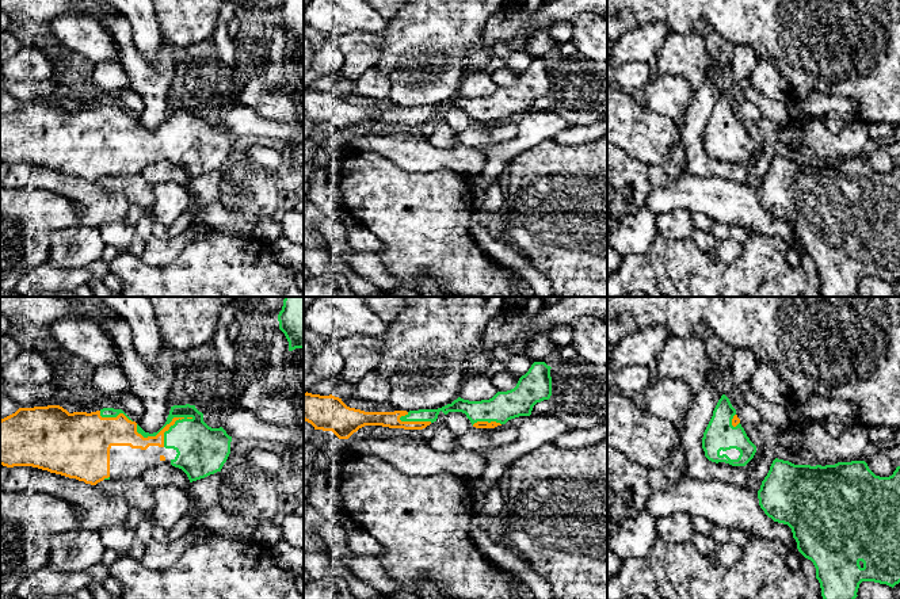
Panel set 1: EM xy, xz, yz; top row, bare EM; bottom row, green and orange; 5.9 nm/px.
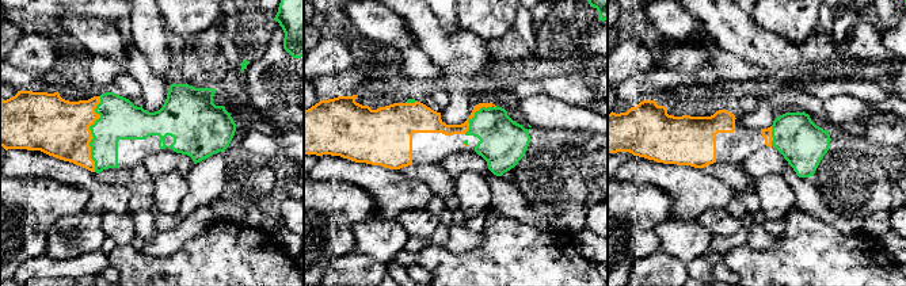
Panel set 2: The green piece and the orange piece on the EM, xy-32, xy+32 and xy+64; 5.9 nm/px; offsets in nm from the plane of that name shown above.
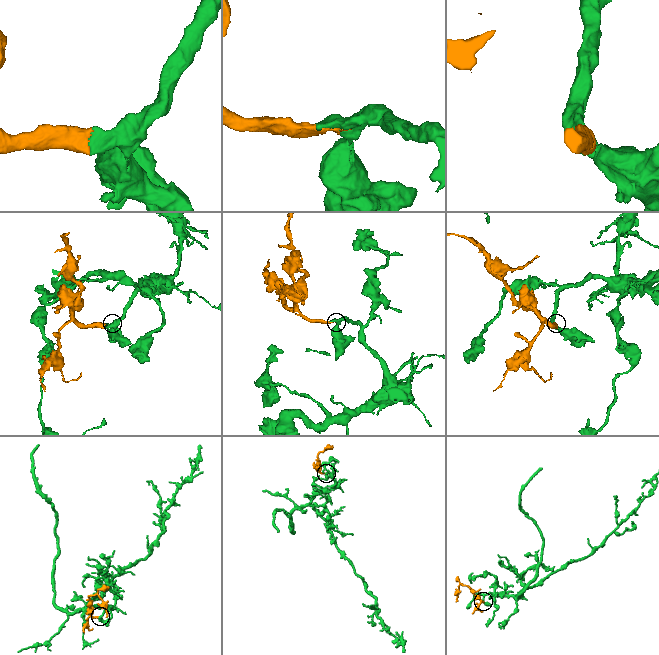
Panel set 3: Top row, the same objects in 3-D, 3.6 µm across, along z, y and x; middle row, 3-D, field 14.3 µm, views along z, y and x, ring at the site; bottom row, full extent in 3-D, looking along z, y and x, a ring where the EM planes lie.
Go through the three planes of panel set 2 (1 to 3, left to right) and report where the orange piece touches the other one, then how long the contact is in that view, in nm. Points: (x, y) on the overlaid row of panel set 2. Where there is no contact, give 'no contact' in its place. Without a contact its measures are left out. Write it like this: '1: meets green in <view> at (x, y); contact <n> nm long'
1: meets green in xy-32 at (91, 133); contact 440 nm long
2: meets green in xy+32 at (475, 115); contact 240 nm long
3: meets green in xy+64 at (772, 136); contact 120 nm long

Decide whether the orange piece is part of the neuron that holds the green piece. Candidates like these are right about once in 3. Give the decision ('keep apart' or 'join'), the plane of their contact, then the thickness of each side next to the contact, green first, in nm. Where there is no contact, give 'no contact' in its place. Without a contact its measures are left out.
join; meets green in xy; 280 nm thick on the green side, 160 nm on the other

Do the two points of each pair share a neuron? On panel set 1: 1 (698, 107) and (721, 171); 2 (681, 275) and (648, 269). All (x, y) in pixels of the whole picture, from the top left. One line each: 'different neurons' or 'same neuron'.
1: same neuron
2: same neuron

